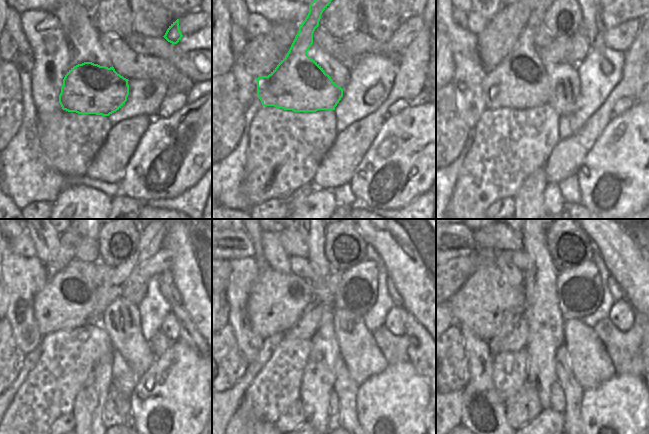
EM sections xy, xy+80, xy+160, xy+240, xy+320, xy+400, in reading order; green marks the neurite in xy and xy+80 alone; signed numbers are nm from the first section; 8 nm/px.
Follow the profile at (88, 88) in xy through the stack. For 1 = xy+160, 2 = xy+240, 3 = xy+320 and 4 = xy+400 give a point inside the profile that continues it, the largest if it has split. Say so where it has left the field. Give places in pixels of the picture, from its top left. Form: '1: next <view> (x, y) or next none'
1: next xy+160 (520, 81)
2: next xy+240 (66, 302)
3: next xy+320 (276, 301)
4: next xy+400 (481, 305)

